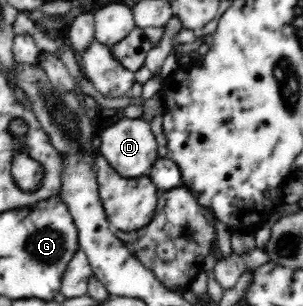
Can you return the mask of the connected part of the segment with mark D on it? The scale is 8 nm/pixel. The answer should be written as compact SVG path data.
M125 117L100 131L97 154L101 155L101 159L109 163L109 166L115 169L119 175L126 178L147 176L152 163L158 159L157 141L147 120L144 120L143 117Z

